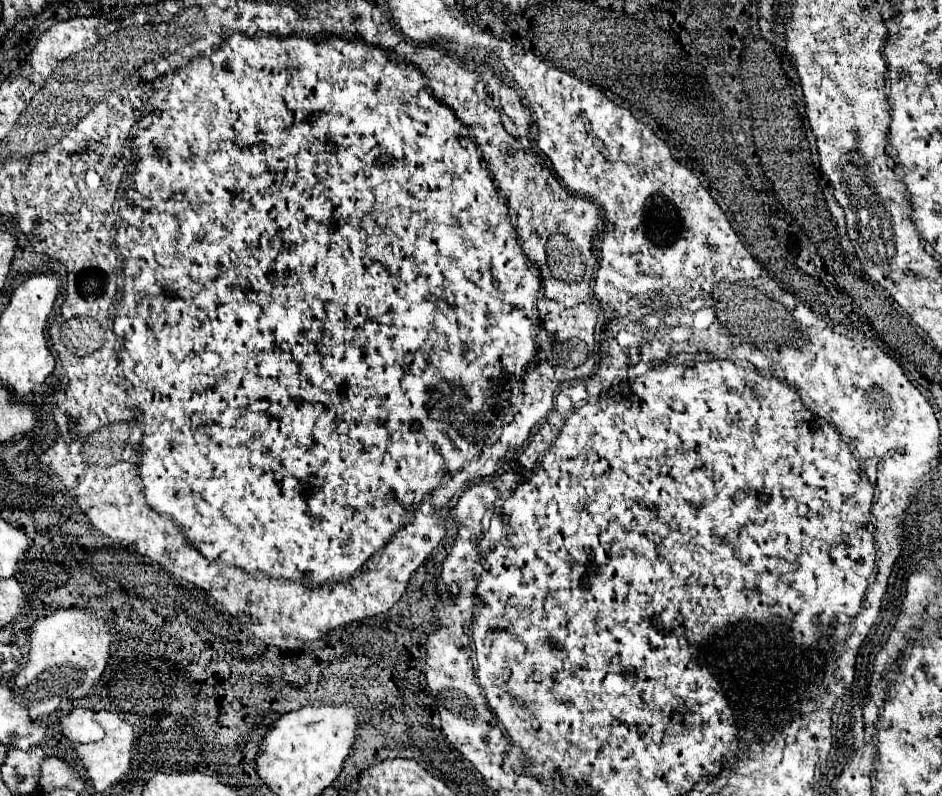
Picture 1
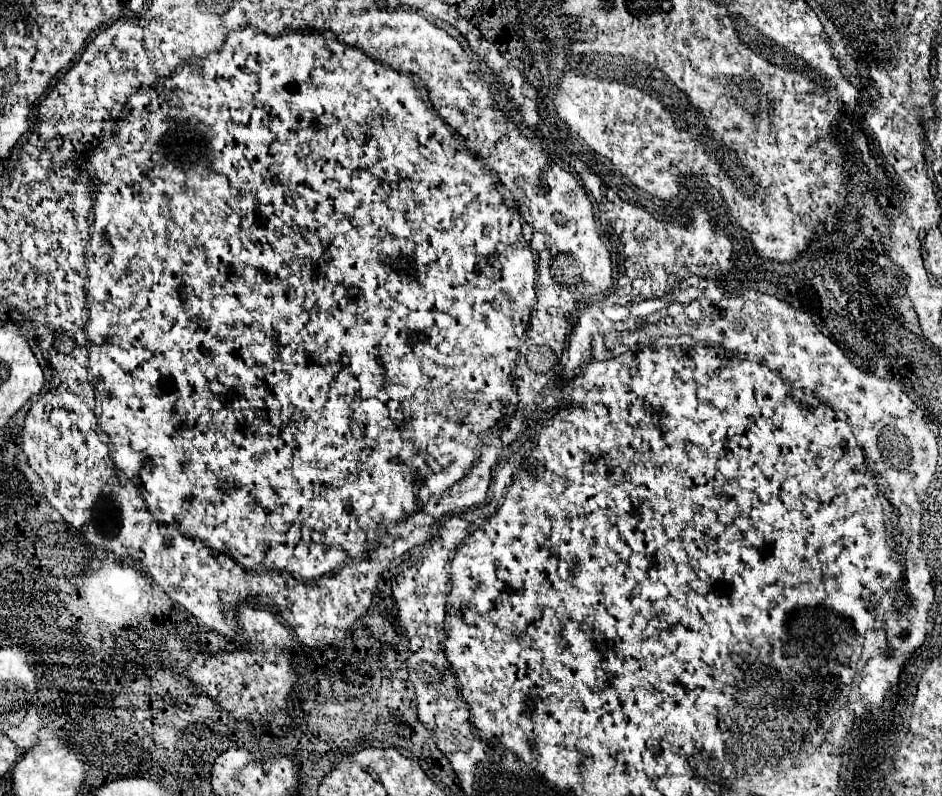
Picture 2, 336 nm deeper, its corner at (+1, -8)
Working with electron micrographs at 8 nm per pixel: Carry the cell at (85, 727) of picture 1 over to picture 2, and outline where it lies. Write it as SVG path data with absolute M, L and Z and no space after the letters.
M28 709L28 711L26 711L26 717L22 719L22 723L16 725L16 727L10 727L10 725L6 723L6 725L2 727L2 735L6 735L10 741L16 743L16 747L18 747L20 751L24 751L24 749L30 749L30 747L34 747L34 745L38 743L36 731L38 731L40 727L42 727L42 719L36 715L34 709Z

